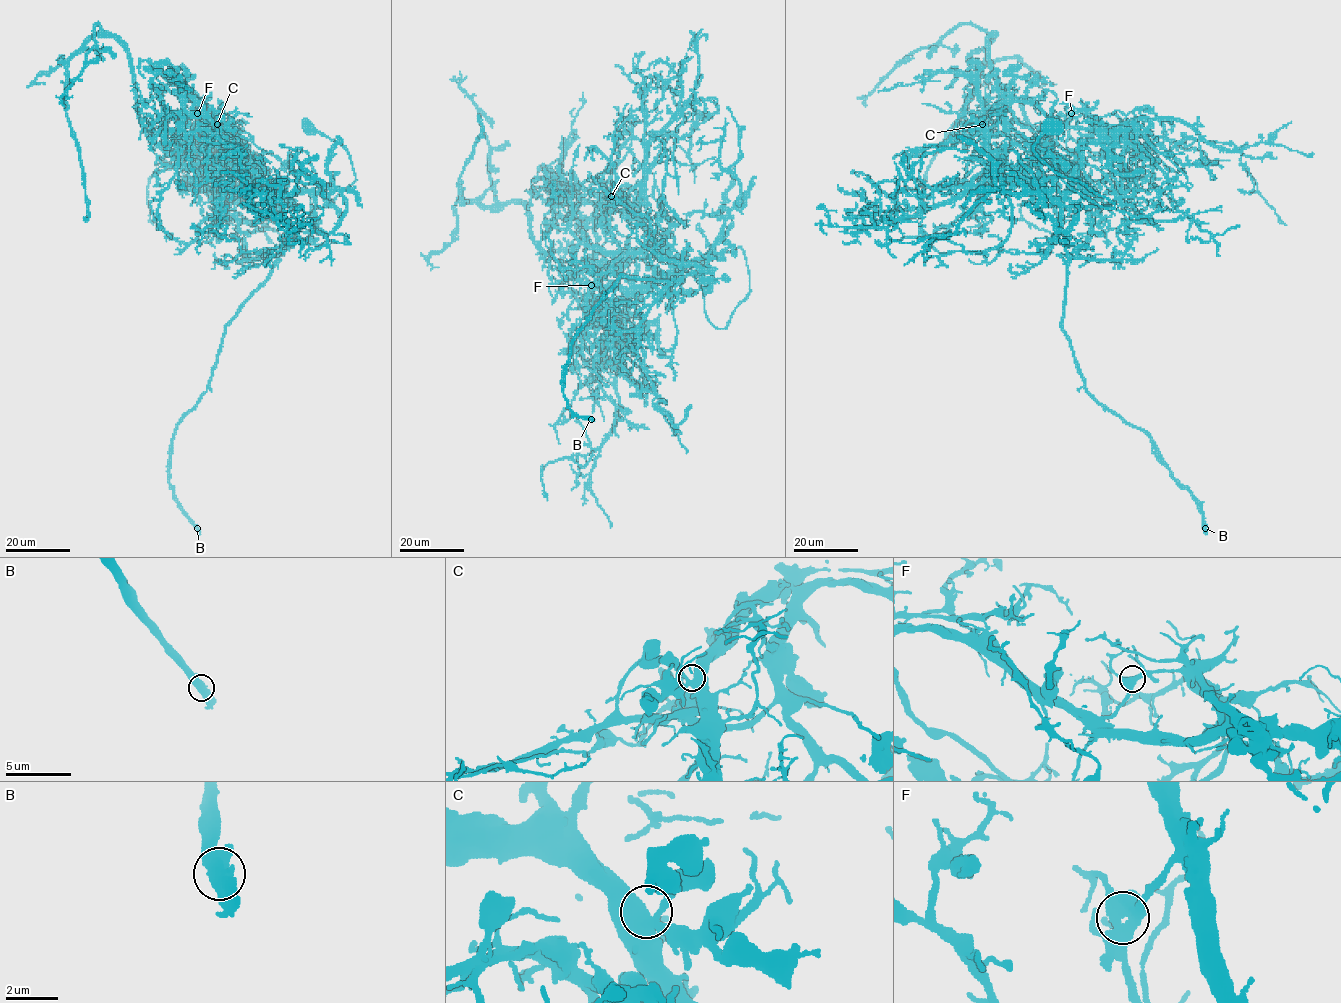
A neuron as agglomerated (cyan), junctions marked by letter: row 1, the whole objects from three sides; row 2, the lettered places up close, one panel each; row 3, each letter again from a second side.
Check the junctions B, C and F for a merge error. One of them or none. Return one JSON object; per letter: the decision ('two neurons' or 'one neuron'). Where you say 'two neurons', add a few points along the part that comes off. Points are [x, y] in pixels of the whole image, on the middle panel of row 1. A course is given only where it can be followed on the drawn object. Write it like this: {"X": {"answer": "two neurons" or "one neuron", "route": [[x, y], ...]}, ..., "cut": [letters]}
{"B": {"answer": "one neuron"}, "C": {"answer": "one neuron"}, "F": {"answer": "two neurons", "route": [[591, 285], [599, 219], [686, 270], [708, 320], [723, 329], [750, 290], [743, 250], [715, 256], [697, 277]]}, "cut": ["F"]}

